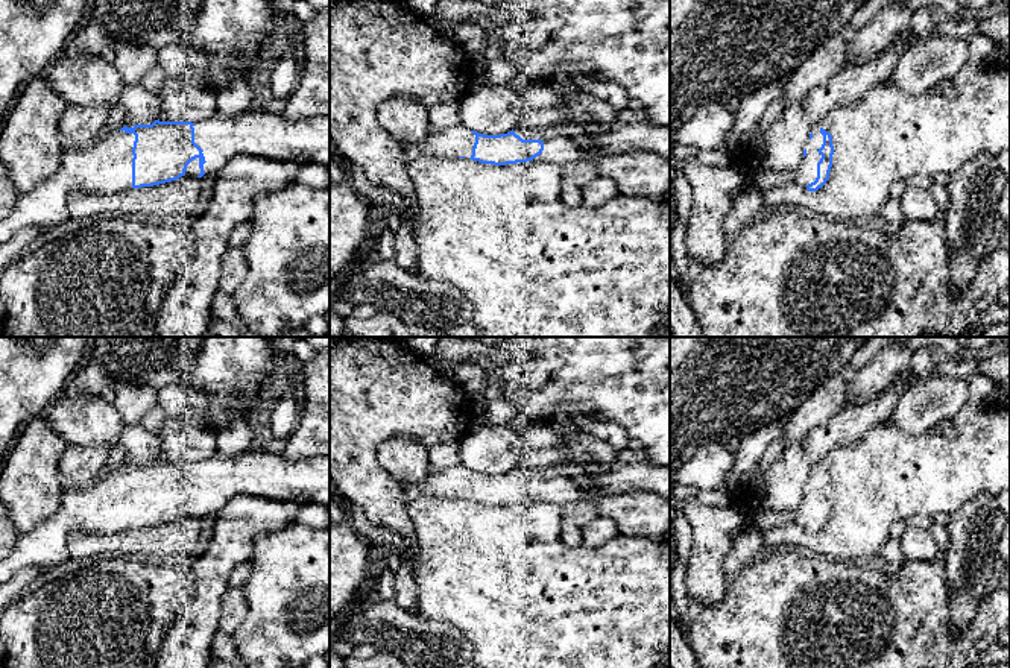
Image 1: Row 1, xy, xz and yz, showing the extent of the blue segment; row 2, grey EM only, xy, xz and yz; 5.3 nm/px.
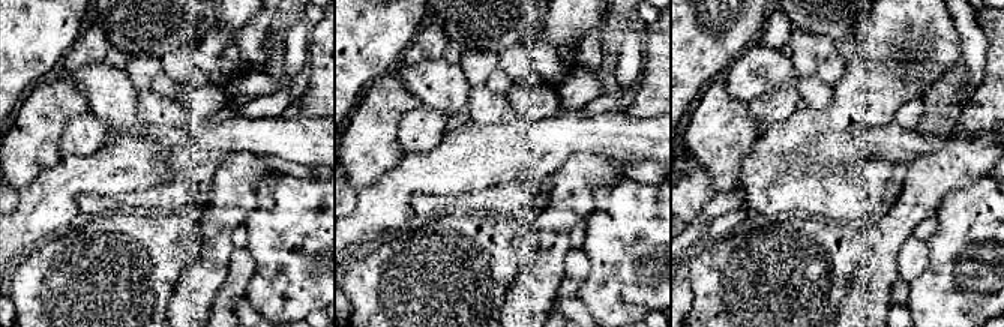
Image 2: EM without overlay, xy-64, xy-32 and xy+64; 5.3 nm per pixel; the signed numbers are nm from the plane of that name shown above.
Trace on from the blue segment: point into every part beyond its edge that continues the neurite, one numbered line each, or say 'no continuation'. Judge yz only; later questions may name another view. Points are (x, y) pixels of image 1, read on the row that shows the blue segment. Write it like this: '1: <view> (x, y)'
1: yz (807, 173)

